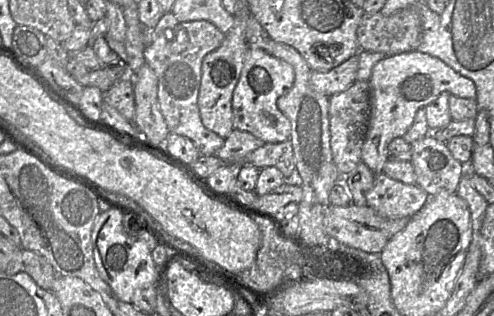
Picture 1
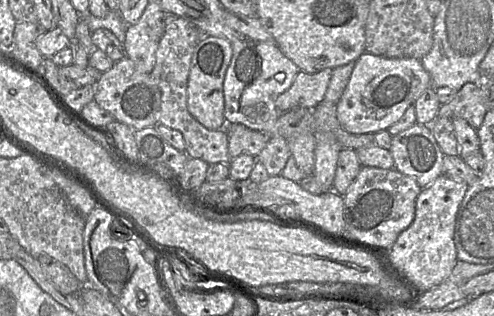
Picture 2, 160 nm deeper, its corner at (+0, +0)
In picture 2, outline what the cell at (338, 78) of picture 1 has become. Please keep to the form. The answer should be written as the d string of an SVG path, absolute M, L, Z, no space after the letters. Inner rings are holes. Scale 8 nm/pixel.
M324 69L314 74L299 71L290 88L275 100L279 113L292 108L315 108L325 97L333 69Z

